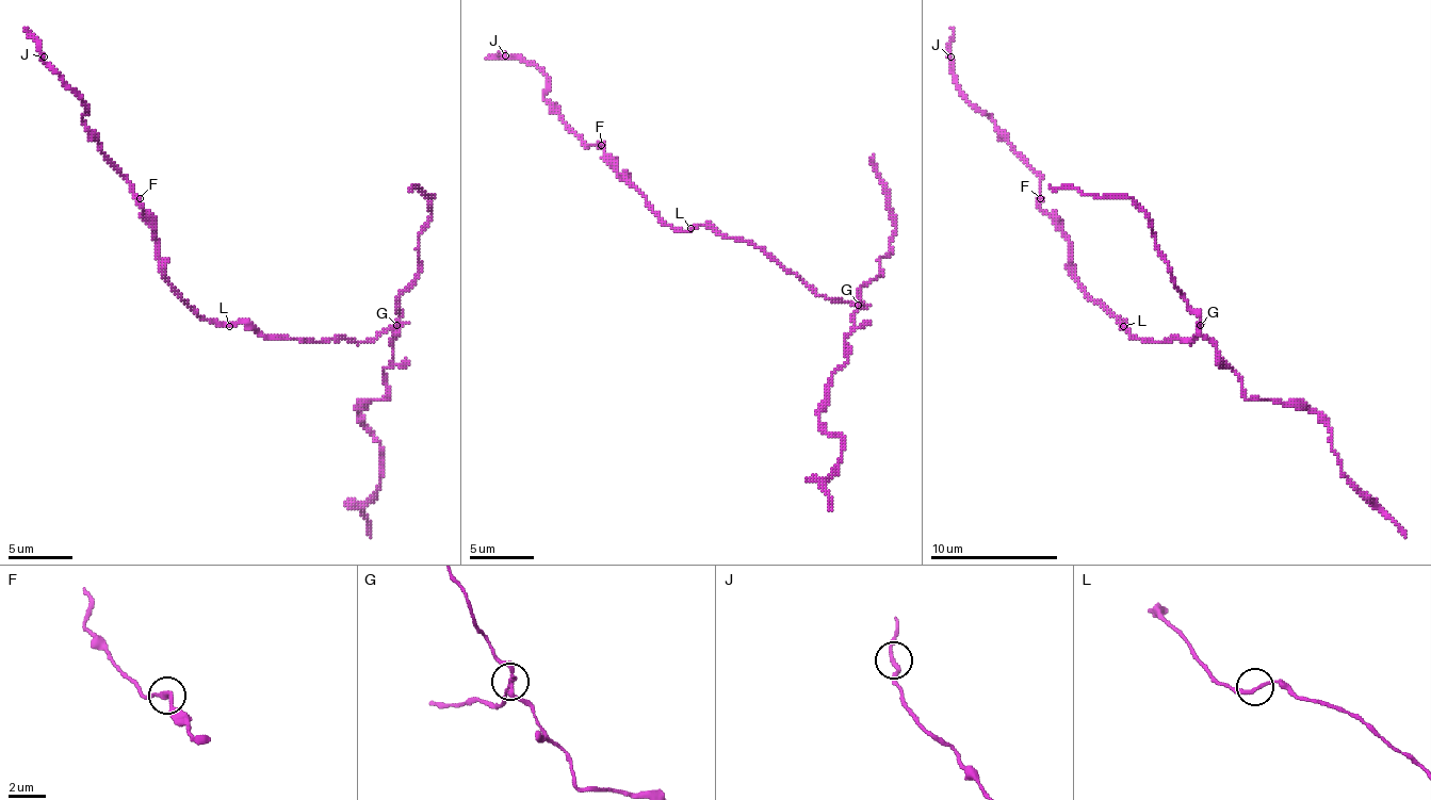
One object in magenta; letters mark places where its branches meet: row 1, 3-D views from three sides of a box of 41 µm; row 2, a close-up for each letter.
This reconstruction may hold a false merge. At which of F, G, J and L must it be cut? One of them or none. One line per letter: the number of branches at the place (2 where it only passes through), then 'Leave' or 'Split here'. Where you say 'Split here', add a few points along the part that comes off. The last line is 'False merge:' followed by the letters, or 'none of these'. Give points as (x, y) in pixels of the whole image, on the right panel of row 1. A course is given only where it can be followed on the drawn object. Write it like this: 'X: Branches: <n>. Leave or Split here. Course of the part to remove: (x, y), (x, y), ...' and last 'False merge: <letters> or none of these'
F: Branches: 2. Leave
G: Branches: 3. Split here. Course of the part to remove: (1200, 326), (1222, 361), (1238, 377), (1248, 400), (1300, 403), (1316, 412), (1332, 435), (1342, 470), (1405, 537)
J: Branches: 2. Leave
L: Branches: 2. Leave
False merge: G

